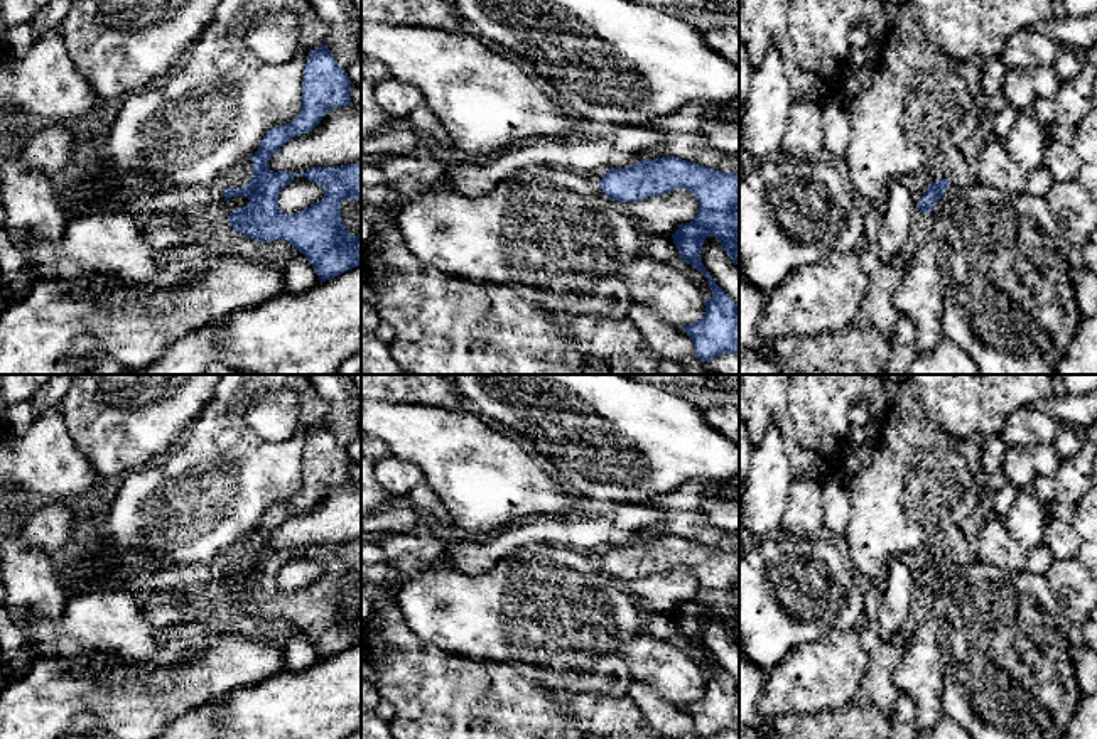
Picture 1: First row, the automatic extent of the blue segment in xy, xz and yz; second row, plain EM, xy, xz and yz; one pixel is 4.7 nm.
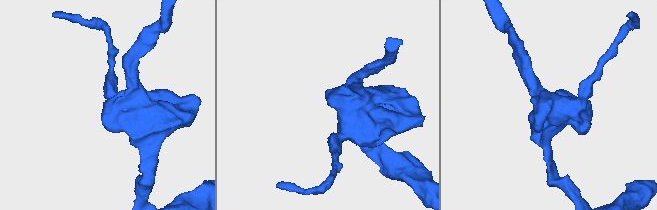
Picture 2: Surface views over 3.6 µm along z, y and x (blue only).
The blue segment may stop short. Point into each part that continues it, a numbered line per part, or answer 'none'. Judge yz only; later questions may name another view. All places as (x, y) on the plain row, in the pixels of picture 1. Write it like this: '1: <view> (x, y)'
none

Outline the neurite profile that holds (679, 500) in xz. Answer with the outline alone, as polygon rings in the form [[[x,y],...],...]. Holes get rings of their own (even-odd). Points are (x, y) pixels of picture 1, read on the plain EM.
[[[694,479],[670,494],[655,496],[646,506],[657,508],[663,515],[648,526],[645,538],[677,535],[712,548],[739,550],[739,531],[726,531],[711,525],[700,510],[702,501],[711,494],[739,501],[739,484],[724,488],[717,483]]]

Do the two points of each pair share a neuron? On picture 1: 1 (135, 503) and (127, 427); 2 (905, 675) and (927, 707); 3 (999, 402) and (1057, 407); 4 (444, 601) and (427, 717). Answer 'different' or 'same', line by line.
1: different
2: same
3: different
4: different

